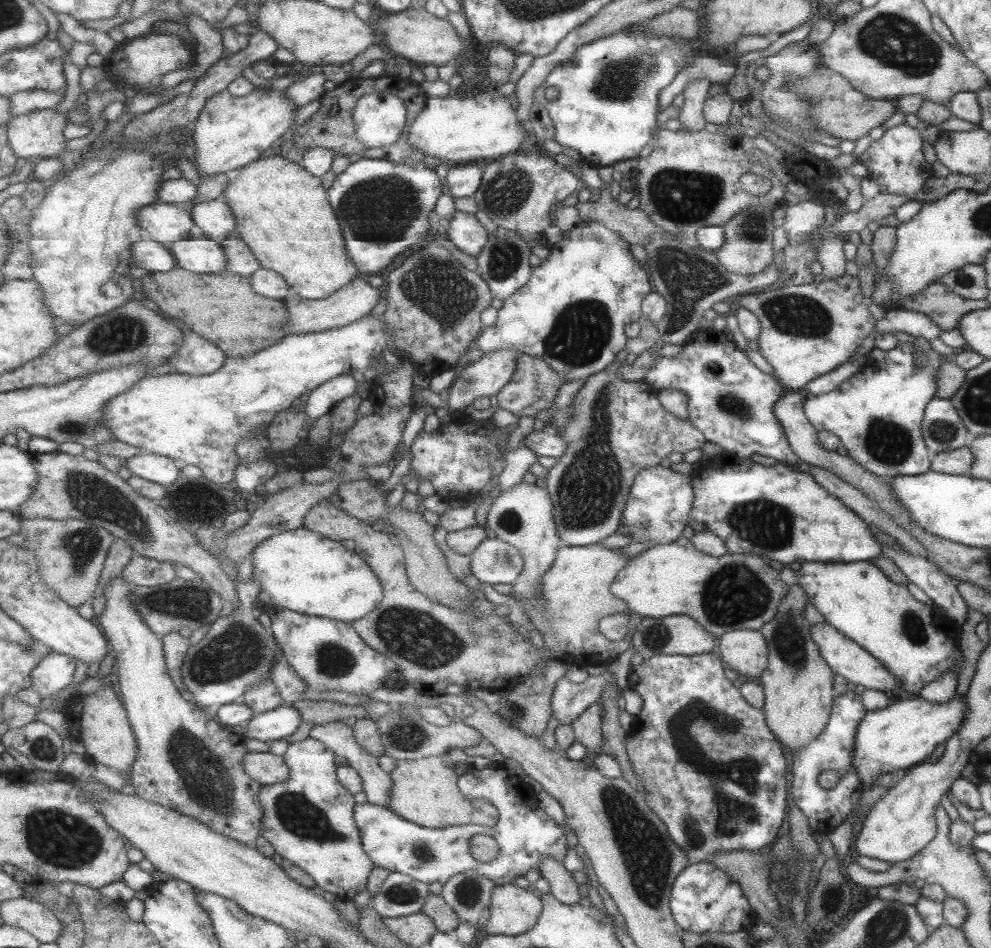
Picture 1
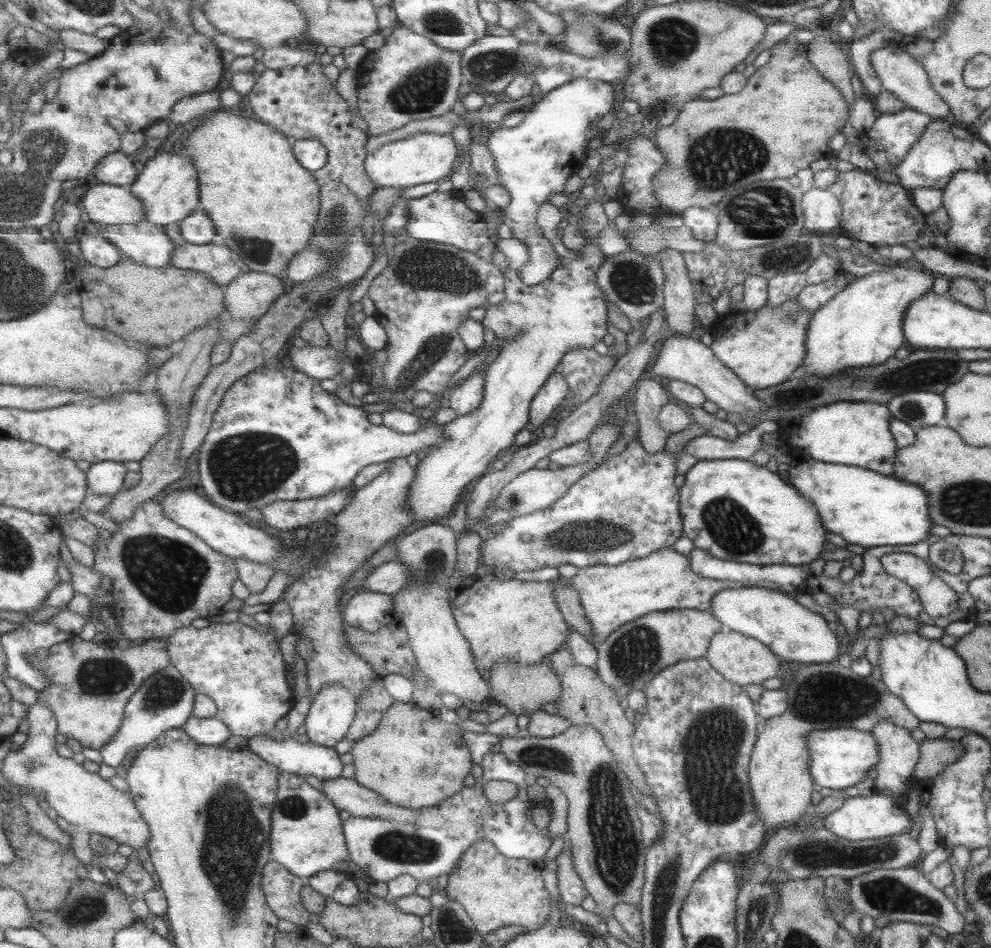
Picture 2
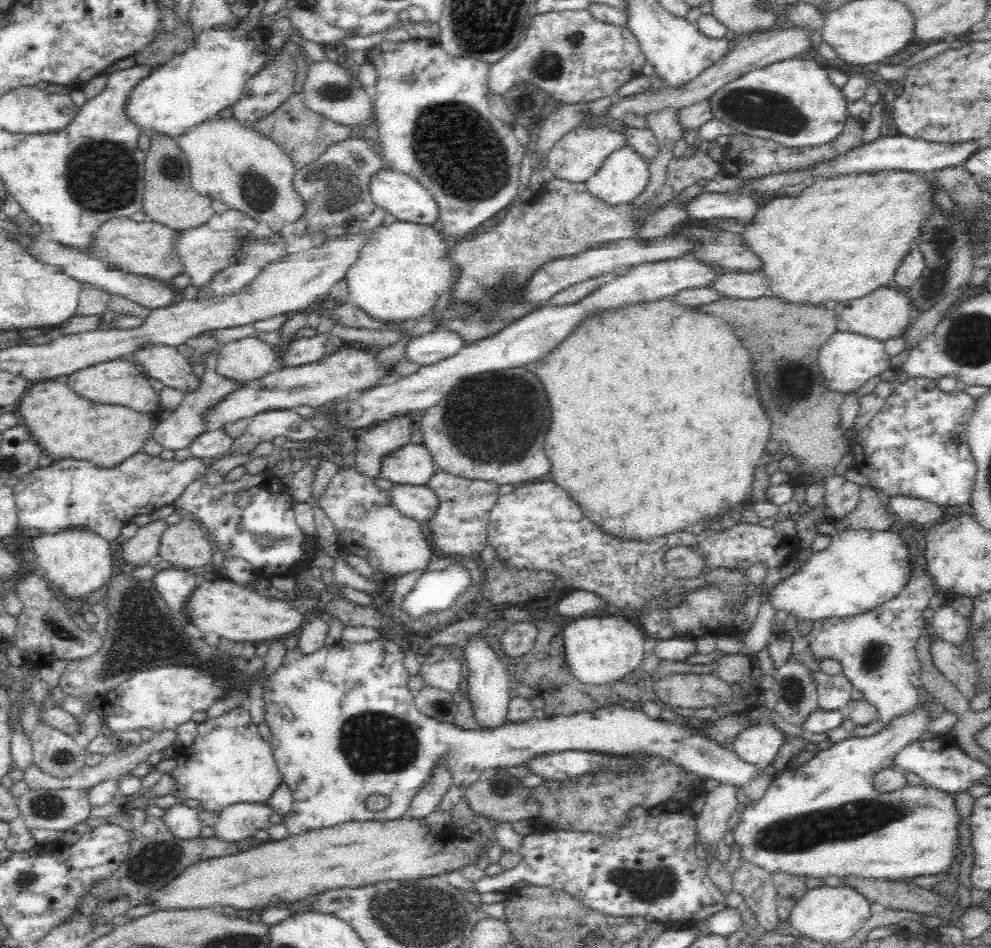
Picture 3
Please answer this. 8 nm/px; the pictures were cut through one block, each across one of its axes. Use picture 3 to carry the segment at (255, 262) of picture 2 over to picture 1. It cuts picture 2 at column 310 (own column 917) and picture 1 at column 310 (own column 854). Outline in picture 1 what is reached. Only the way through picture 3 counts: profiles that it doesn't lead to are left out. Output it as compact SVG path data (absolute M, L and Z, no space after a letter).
M282 153L263 157L236 170L223 198L235 213L235 235L249 245L263 268L278 272L298 295L306 299L326 299L362 276L348 255L338 213L331 204L330 193L325 189L322 178L313 176L303 165L292 162Z

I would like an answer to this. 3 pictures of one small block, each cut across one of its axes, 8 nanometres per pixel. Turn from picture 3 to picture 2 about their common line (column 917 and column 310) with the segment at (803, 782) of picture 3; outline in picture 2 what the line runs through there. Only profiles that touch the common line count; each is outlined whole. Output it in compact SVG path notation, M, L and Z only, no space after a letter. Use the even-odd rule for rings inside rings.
M327 684L313 698L311 710L306 718L308 738L335 748L349 734L356 719L358 697L343 684ZM282 773L271 830L274 860L286 866L293 874L306 879L326 870L348 872L354 860L344 833L343 816L339 812L340 809L327 796L327 792L311 787L303 776Z

